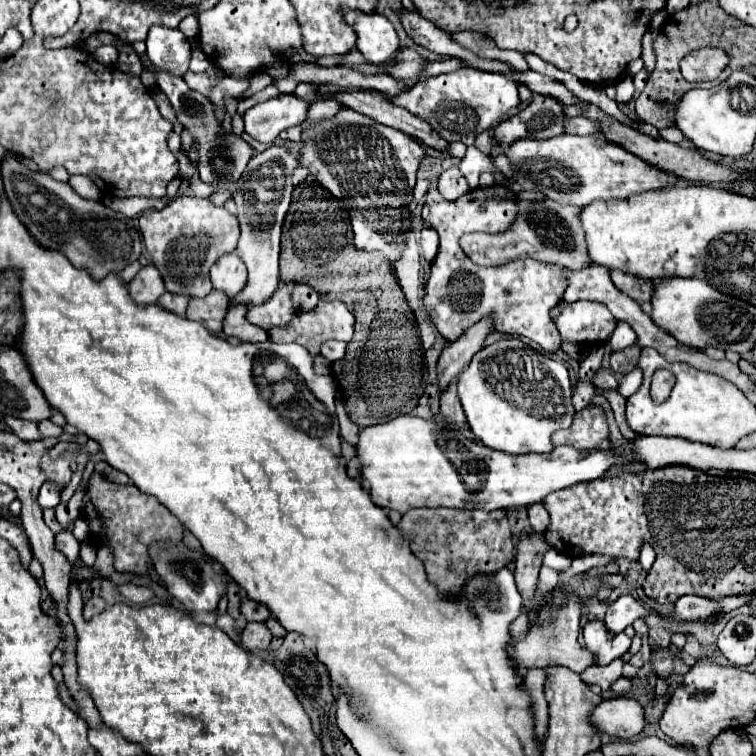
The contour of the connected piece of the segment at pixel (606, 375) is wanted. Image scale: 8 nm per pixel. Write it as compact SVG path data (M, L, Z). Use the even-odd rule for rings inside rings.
M598 371L592 379L592 383L598 387L598 389L616 389L618 387L618 379L610 373L610 371Z

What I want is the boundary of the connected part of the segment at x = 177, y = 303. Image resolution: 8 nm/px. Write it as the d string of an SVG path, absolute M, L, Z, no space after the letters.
M168 291L158 299L158 303L160 303L162 307L166 307L168 311L178 313L178 315L182 315L182 317L186 315L188 301L190 301L190 297L186 297L186 295L176 295L176 293L168 293Z

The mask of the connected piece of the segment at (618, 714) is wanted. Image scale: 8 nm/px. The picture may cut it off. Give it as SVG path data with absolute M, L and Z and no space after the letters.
M632 697L606 699L590 713L590 723L616 739L632 739L644 727L644 709Z

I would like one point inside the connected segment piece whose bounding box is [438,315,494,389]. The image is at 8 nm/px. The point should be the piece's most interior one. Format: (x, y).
(456, 354)

